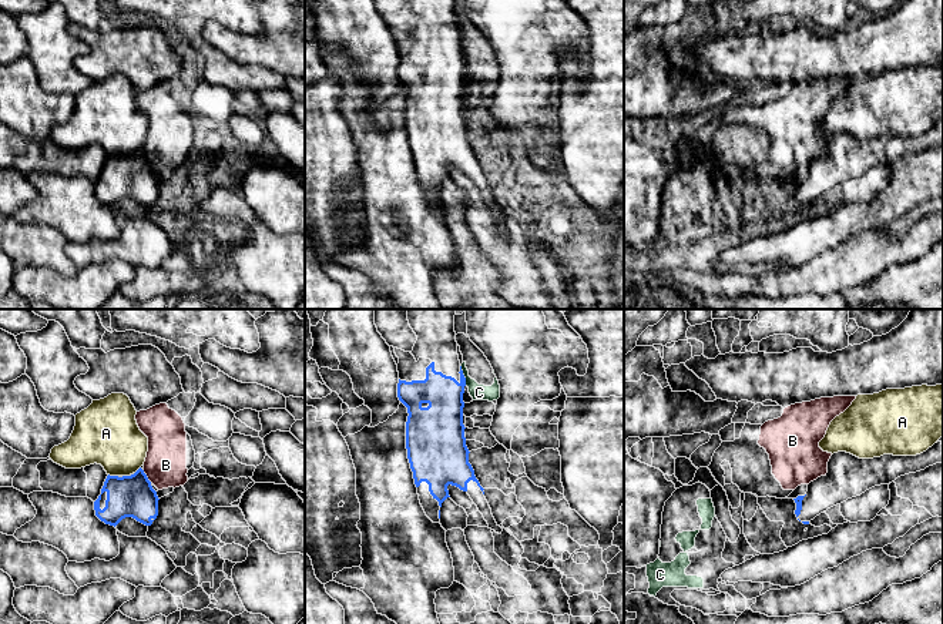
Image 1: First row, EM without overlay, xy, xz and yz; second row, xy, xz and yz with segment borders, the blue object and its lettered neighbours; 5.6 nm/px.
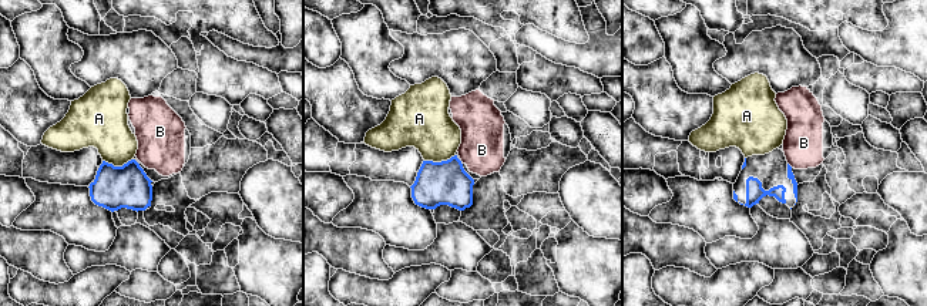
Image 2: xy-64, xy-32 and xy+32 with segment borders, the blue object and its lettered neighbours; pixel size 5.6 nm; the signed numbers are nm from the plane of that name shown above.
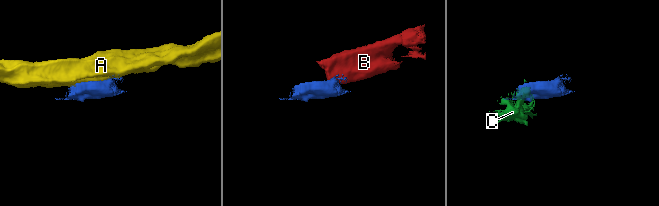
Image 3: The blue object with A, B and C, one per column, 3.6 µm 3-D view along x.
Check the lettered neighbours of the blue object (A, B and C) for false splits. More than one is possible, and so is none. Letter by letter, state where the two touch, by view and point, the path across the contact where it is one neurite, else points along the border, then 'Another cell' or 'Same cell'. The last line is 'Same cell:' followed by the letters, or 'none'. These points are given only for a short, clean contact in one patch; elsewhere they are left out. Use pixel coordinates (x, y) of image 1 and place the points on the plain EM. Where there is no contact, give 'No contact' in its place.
A: Touches blue at xy (113, 157). Another cell
B: Touches blue at xy (146, 157). Boundary: xy (141, 150), (151, 163). Another cell
C: Touches blue at xz (463, 56). Boundary: xz (460, 46), (466, 66). Another cell
Same cell: none

